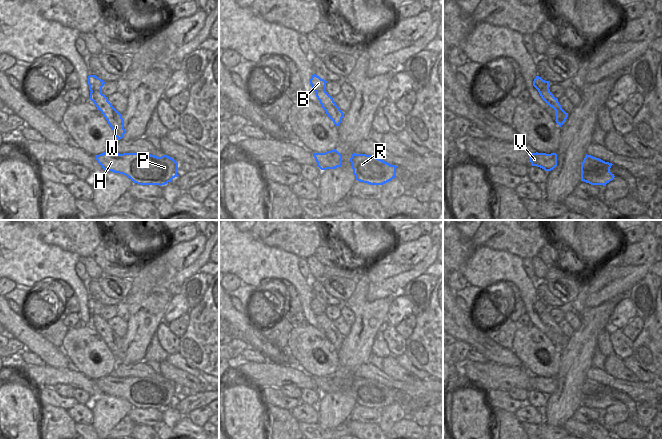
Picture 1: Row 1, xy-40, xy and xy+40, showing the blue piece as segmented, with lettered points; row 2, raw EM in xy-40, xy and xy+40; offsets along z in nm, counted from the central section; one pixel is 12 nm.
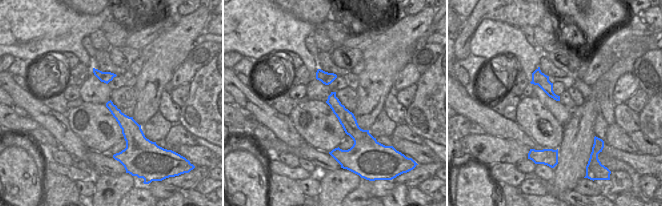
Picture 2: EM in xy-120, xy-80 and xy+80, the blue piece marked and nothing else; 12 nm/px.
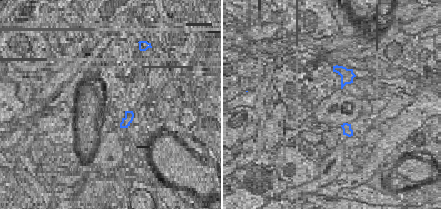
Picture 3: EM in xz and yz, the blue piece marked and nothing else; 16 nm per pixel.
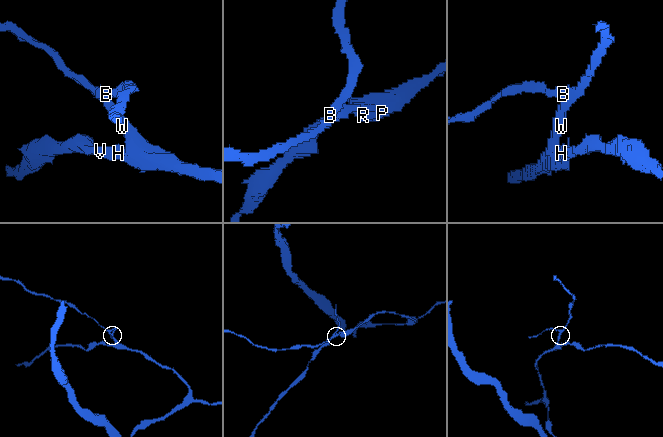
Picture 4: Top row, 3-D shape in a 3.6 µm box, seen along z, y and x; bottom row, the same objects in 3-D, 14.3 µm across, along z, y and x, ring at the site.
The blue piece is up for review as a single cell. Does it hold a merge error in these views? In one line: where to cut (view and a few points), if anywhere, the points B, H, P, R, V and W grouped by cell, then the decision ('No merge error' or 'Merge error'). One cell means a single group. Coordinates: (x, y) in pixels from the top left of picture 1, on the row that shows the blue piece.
Split along xy+40 (548, 86), (538, 90). Groups: B / H P R V W. Merge error.

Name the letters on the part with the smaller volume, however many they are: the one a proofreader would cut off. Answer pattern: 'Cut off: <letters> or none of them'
Cut off: B

